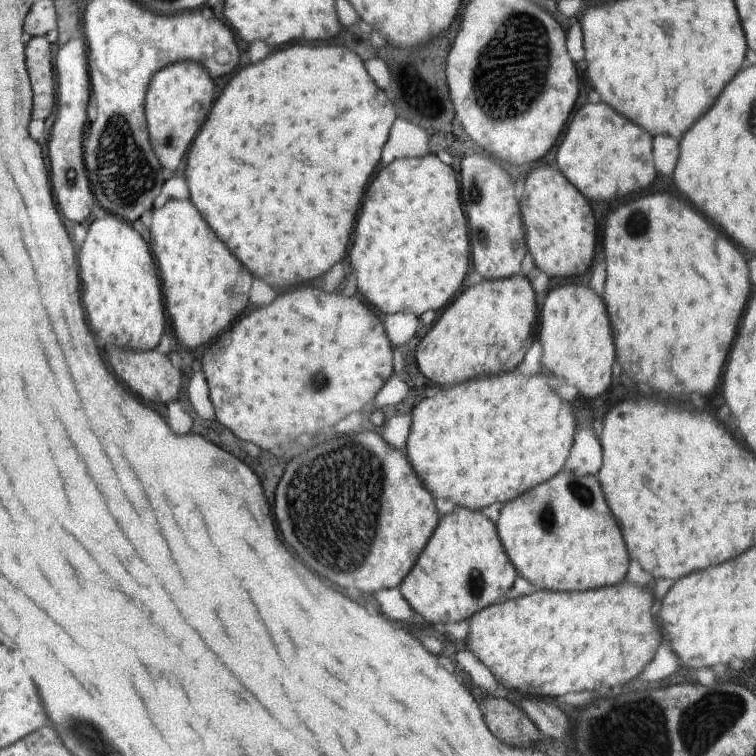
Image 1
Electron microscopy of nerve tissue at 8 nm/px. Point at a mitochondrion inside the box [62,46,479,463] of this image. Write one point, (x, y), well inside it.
(120, 155)

